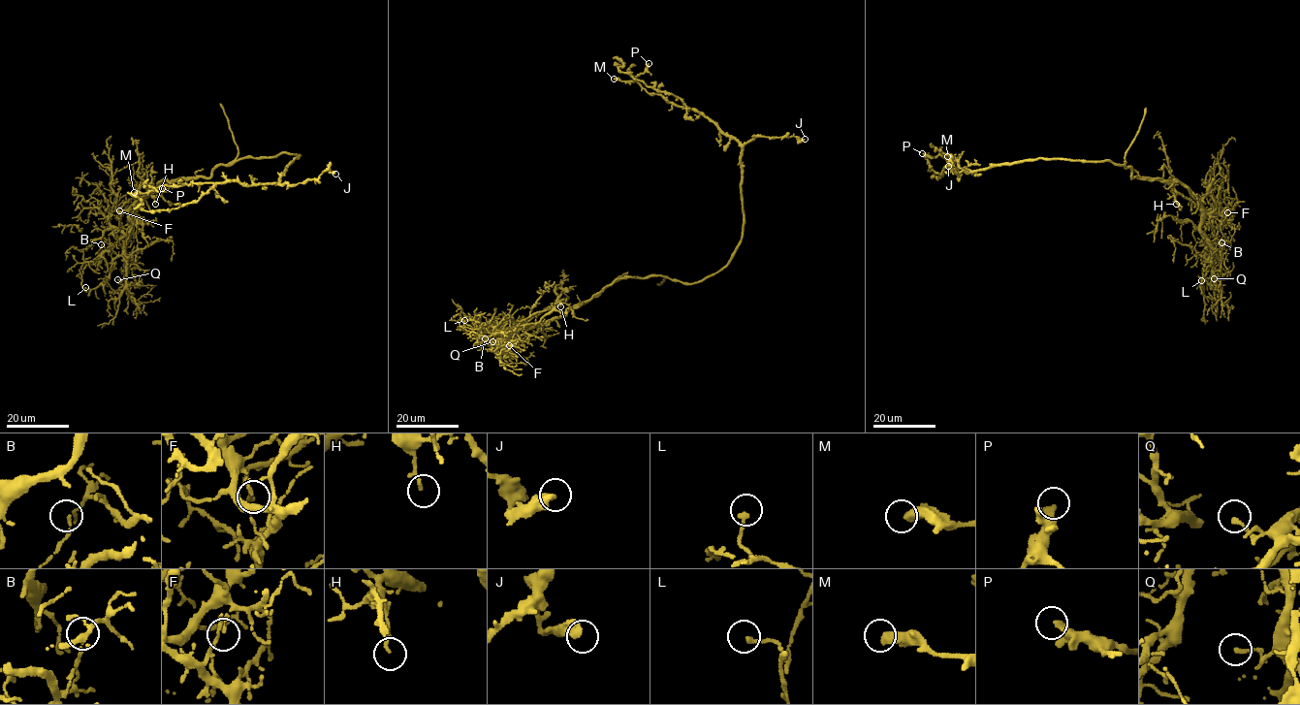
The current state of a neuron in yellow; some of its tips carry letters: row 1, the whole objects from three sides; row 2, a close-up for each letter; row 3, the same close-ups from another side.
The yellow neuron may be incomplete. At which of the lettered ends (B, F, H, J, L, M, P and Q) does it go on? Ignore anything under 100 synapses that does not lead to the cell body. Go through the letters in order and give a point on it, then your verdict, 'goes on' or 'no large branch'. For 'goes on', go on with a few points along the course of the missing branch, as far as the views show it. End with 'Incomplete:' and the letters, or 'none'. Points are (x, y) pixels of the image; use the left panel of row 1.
B: place (101, 244); no large branch
F: place (119, 210); no large branch
H: place (155, 204); no large branch
J: place (335, 174); no large branch
L: place (85, 287); no large branch
M: place (134, 192); no large branch
P: place (162, 188); no large branch
Q: place (117, 279); no large branch
Incomplete: none

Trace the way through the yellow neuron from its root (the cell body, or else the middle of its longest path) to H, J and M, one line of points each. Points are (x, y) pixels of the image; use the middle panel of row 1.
H: (701, 281), (683, 283), (659, 275), (618, 277), (596, 296), (563, 315), (525, 325), (557, 302), (560, 306)
J: (701, 281), (728, 263), (741, 240), (742, 147), (757, 136), (805, 139)
M: (701, 281), (728, 263), (741, 240), (742, 146), (699, 112), (648, 93), (635, 81), (614, 79)

